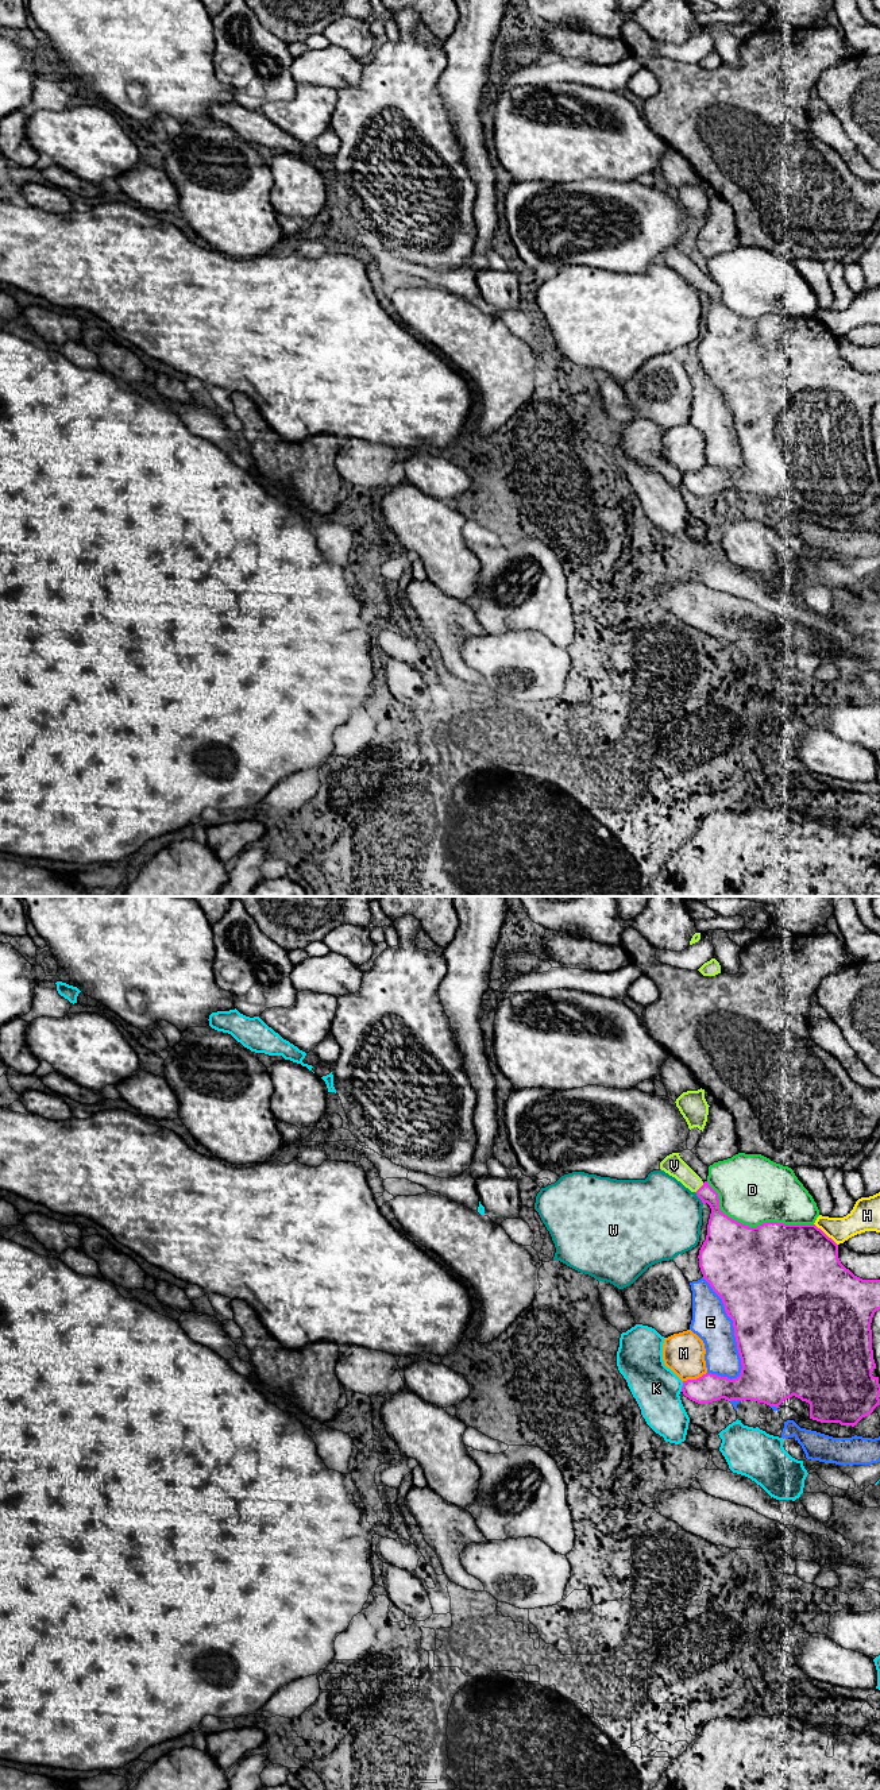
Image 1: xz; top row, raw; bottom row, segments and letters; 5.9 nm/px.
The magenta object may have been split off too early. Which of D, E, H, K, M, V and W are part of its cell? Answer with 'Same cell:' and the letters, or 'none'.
Same cell: V

